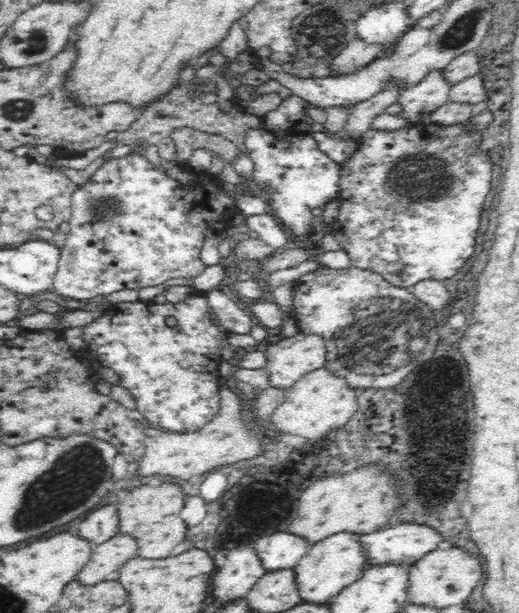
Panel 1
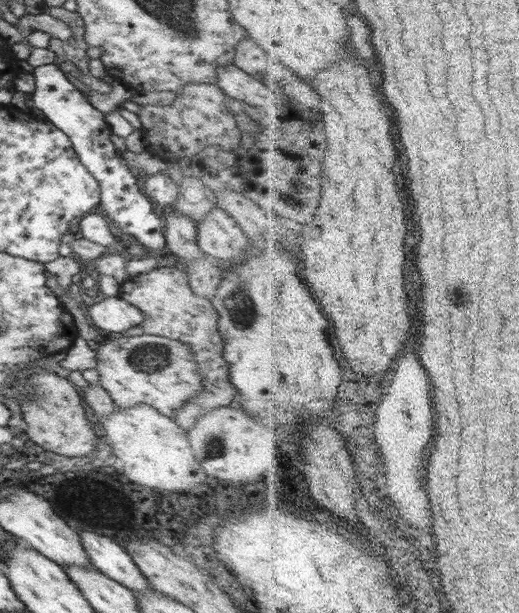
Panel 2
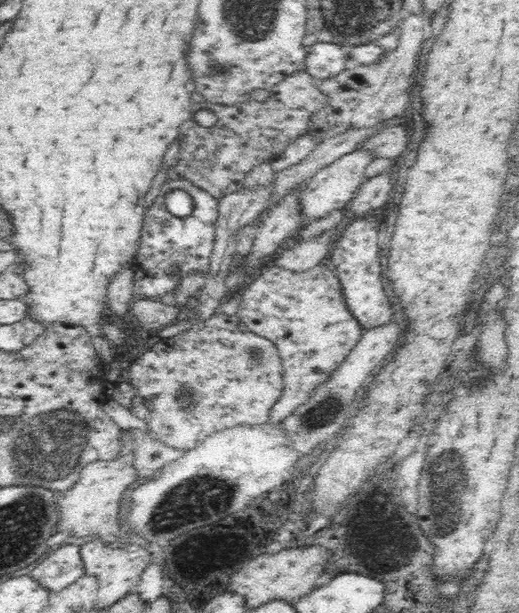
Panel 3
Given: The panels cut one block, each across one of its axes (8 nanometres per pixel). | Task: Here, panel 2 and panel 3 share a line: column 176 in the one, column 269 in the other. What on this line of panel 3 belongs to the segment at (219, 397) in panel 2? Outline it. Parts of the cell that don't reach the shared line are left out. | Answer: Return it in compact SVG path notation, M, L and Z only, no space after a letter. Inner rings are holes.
M328 262L321 265L314 266L312 269L306 270L306 272L292 272L290 270L282 269L280 267L272 266L265 267L262 274L253 280L250 284L241 285L236 292L240 297L239 308L236 313L236 317L254 334L260 337L270 339L270 342L274 343L276 349L279 352L279 358L282 361L283 366L283 380L285 385L283 386L282 394L276 401L276 404L269 410L270 416L267 418L267 422L278 422L280 423L286 417L289 417L302 403L308 400L310 391L322 383L340 366L341 362L348 356L348 353L354 348L354 345L364 336L364 329L360 327L358 320L354 318L354 315L350 312L349 307L345 303L342 287L339 278L335 274L334 269L329 265Z

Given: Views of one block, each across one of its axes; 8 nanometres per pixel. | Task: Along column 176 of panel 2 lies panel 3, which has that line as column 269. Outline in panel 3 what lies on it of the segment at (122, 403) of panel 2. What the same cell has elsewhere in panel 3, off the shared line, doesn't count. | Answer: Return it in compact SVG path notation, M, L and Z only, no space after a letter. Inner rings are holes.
M218 311L214 316L200 321L191 330L161 339L132 362L126 371L126 382L136 390L133 412L144 419L149 434L178 450L198 446L204 438L227 427L243 423L267 422L268 412L283 391L283 366L278 349L270 339L252 333L237 317Z

